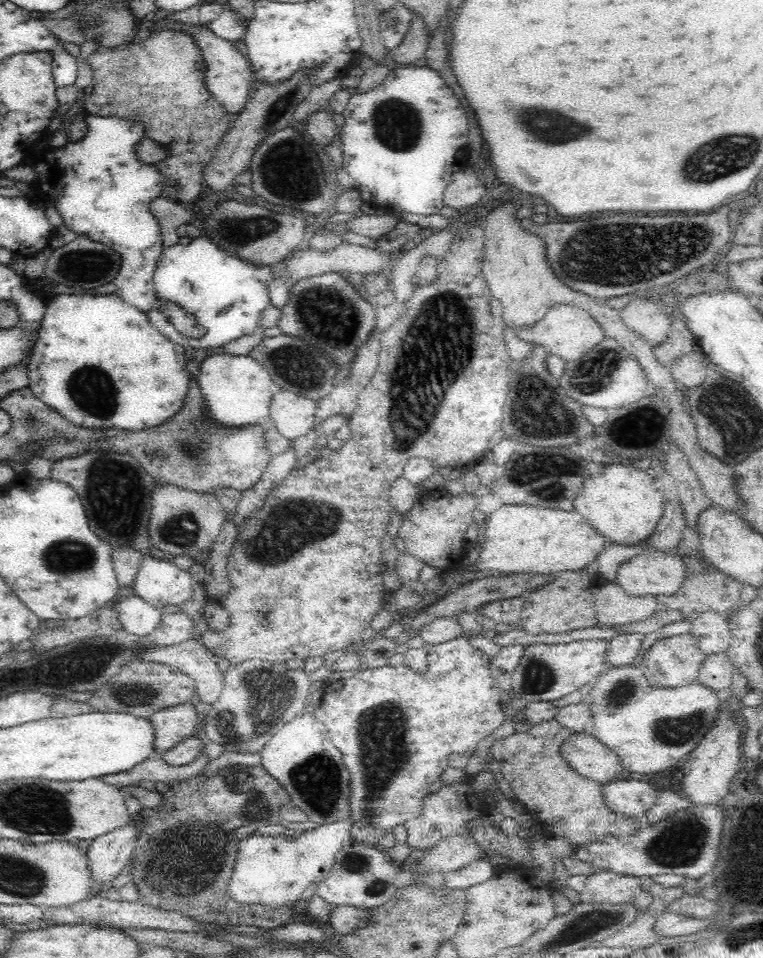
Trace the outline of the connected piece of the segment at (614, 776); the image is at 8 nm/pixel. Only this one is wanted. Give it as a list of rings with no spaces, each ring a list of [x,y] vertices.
[[[583,731],[568,736],[561,747],[561,758],[580,776],[601,784],[622,778],[626,771],[612,750]]]

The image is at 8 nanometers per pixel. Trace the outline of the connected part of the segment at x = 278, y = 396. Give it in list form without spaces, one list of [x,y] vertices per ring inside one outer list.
[[[276,389],[269,408],[278,432],[289,441],[306,436],[315,427],[316,402],[303,394],[294,394],[289,390]]]

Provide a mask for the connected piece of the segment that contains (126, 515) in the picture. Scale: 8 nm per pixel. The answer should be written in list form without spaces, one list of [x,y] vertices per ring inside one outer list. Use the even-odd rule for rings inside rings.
[[[94,450],[84,452],[72,458],[62,458],[52,463],[51,479],[56,482],[64,482],[69,485],[79,496],[83,504],[90,530],[100,540],[107,542],[113,548],[134,548],[140,550],[142,554],[148,554],[152,544],[148,540],[148,522],[150,522],[150,510],[152,510],[152,494],[154,493],[154,480],[145,468],[130,455],[110,451]]]

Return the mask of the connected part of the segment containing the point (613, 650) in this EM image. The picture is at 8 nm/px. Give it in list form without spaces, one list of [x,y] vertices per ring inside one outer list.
[[[622,633],[608,641],[606,656],[607,667],[619,667],[632,665],[632,661],[639,653],[642,653],[642,638],[640,633]]]

